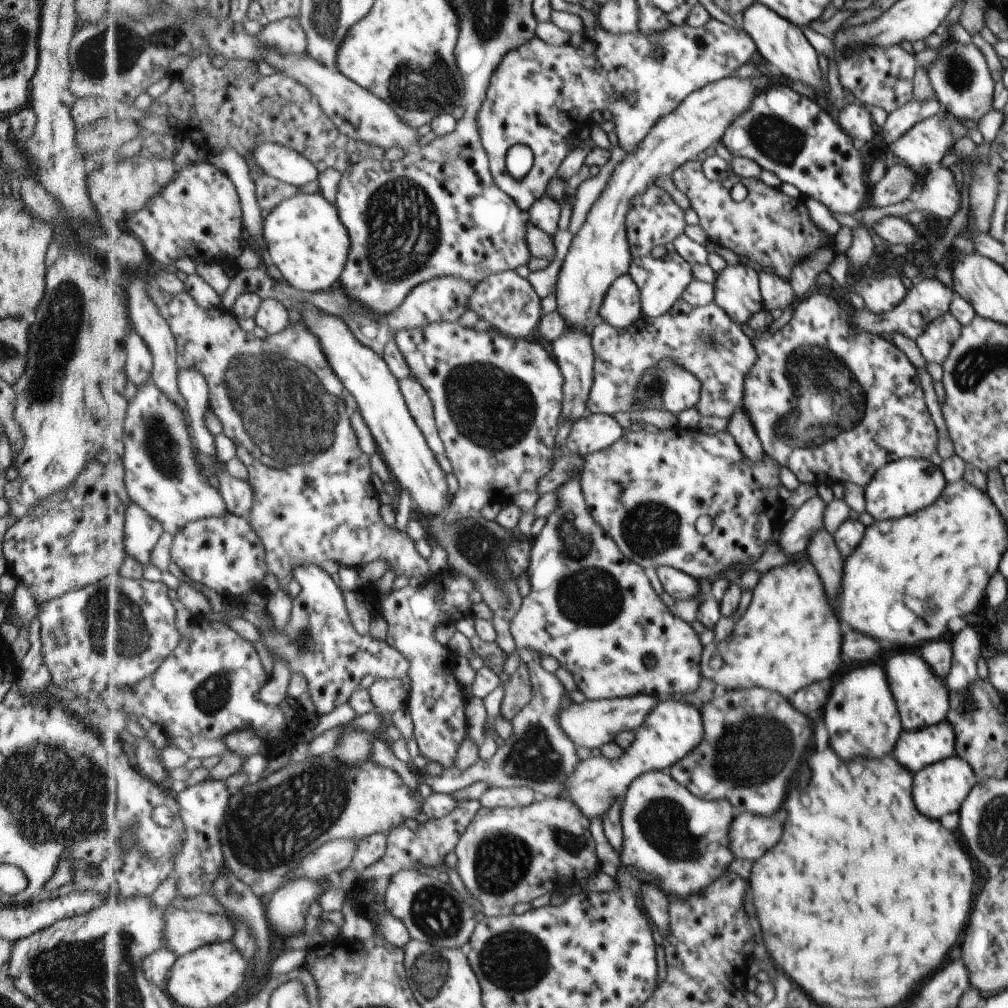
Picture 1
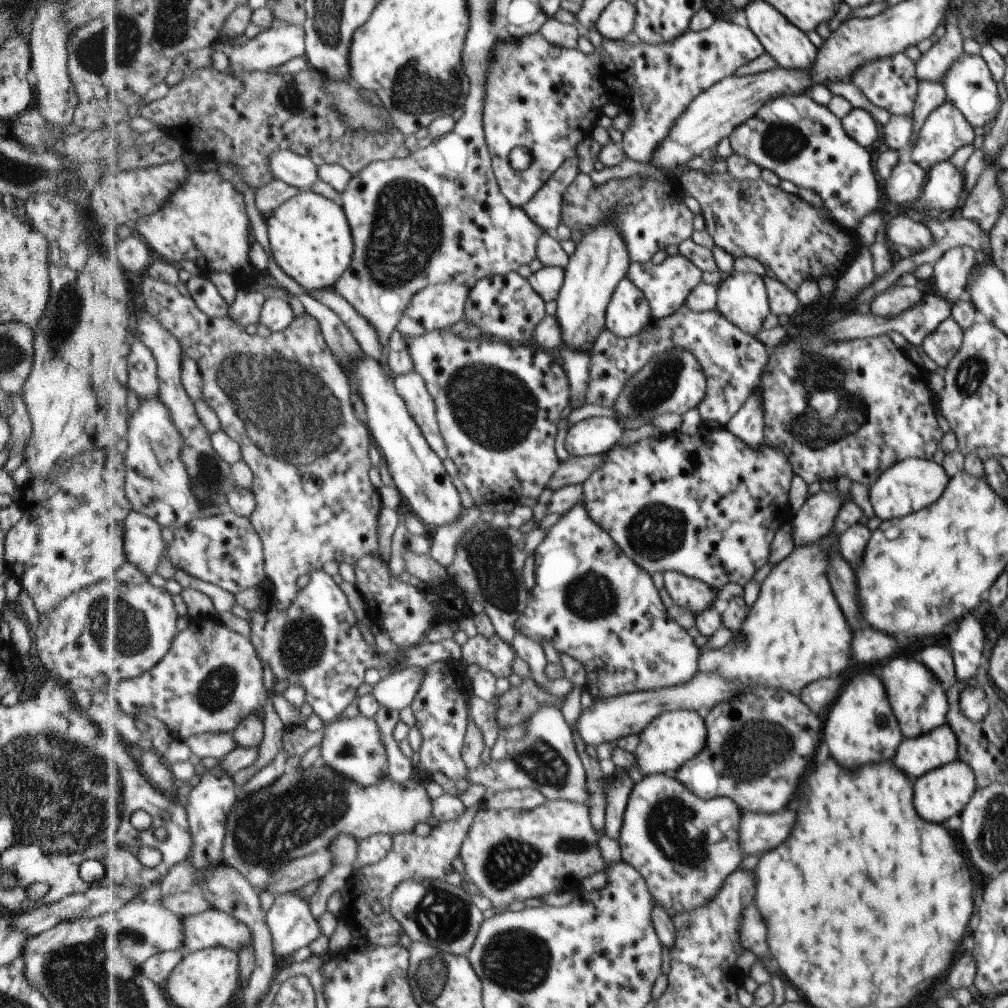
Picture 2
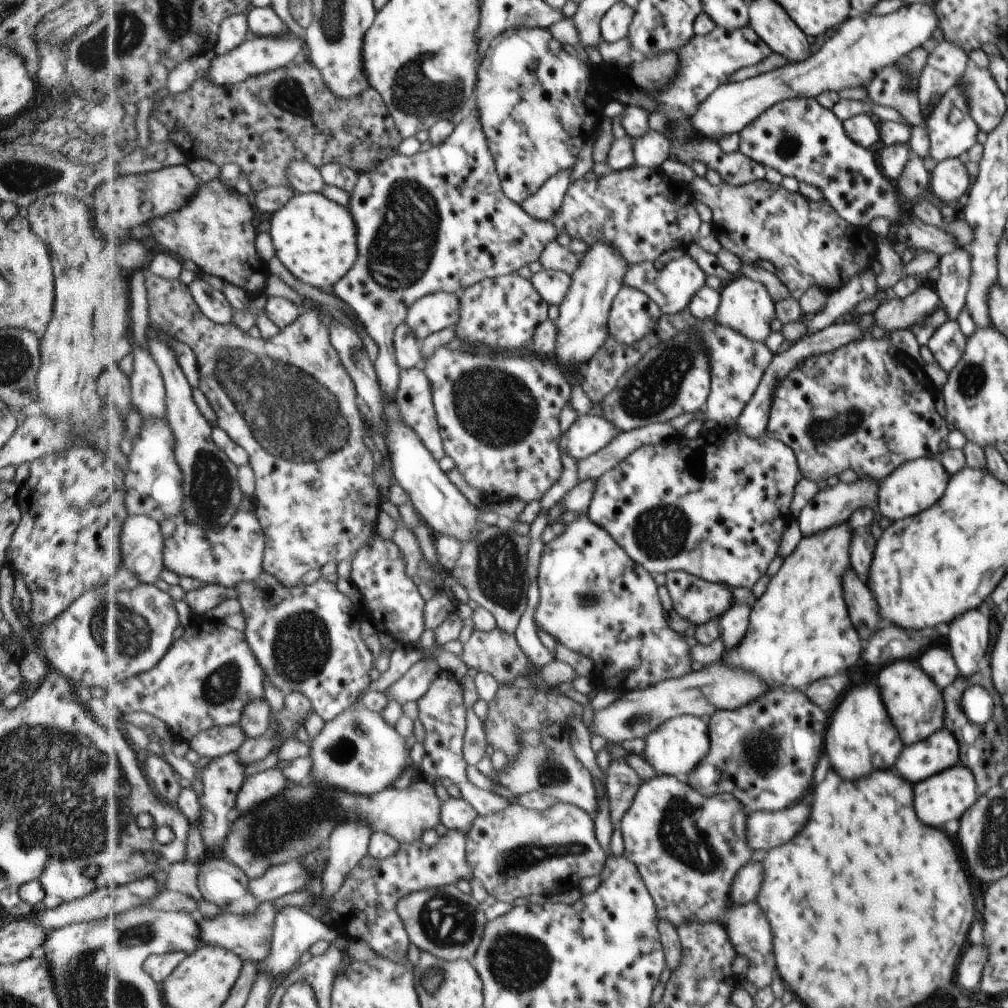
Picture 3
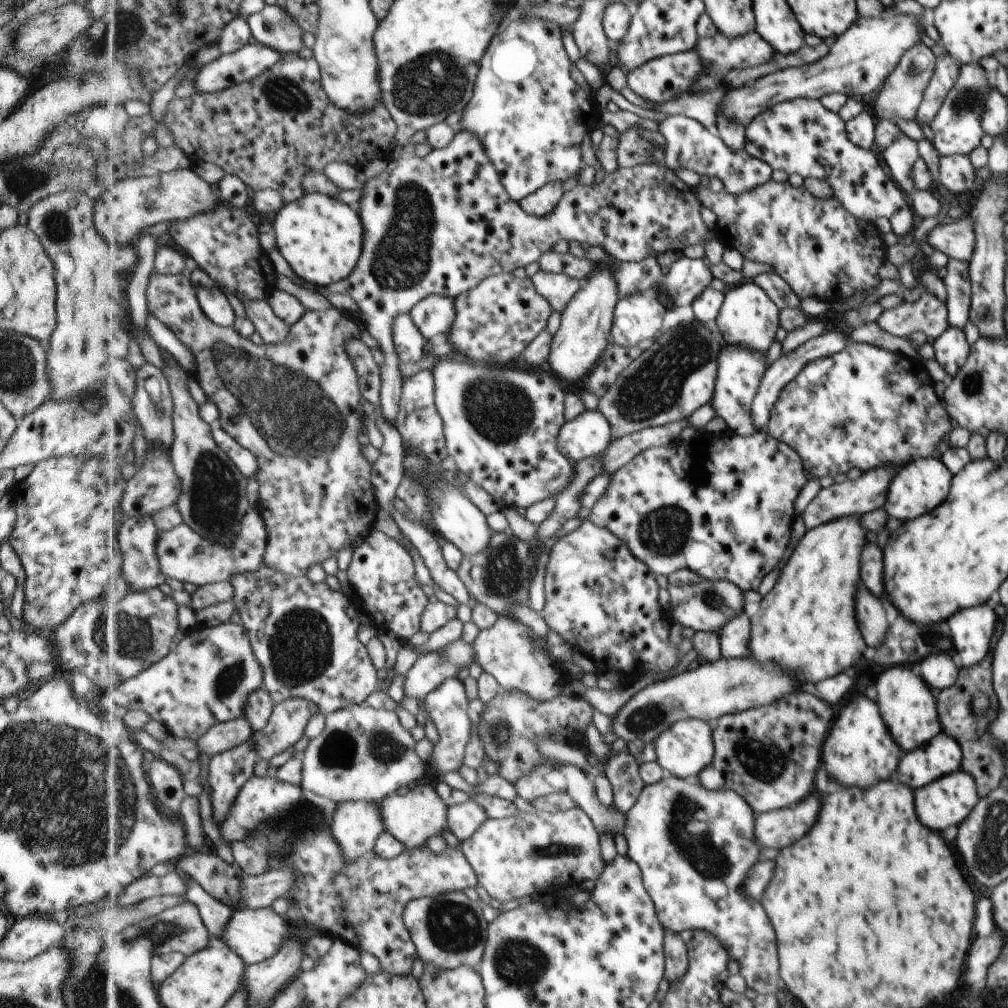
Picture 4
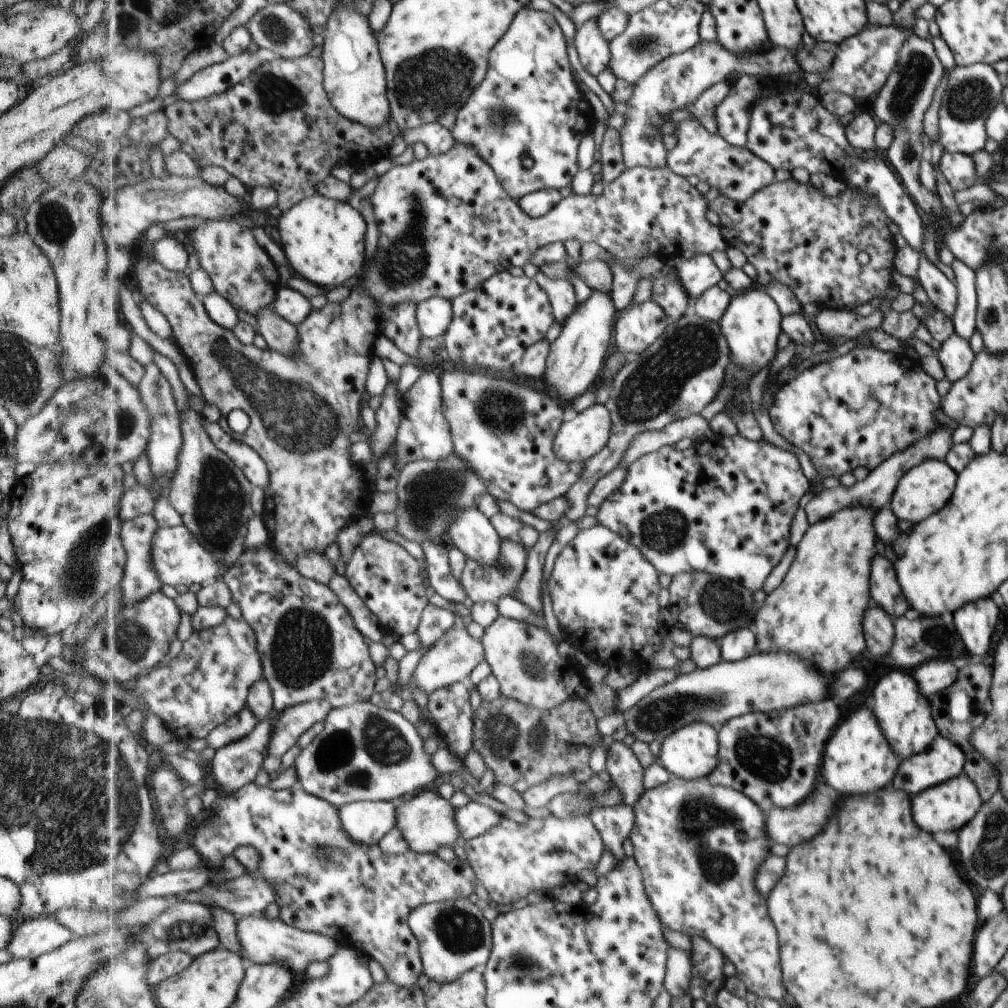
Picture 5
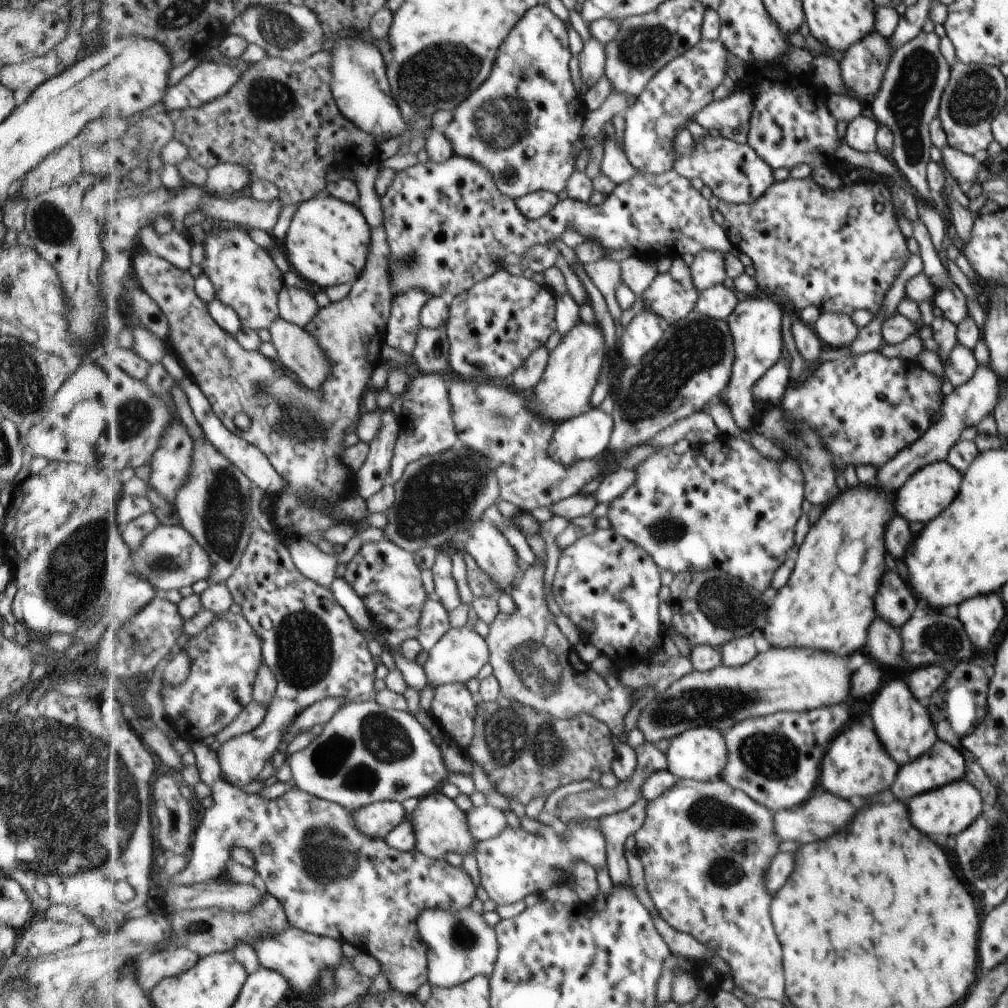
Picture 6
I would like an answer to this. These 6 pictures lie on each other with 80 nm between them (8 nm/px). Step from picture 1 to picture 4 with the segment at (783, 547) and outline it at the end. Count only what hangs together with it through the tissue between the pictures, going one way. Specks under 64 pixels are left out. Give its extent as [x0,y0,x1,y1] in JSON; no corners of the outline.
[801,465,901,529]

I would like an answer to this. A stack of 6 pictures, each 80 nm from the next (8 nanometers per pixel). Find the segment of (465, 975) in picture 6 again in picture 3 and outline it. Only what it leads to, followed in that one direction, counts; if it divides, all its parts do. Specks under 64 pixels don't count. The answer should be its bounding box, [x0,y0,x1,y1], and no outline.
[398,885,488,961]

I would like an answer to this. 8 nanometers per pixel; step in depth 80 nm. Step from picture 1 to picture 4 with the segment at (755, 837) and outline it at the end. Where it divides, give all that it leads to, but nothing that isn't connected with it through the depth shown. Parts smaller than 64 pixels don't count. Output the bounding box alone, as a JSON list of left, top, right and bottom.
[756,796,819,848]

